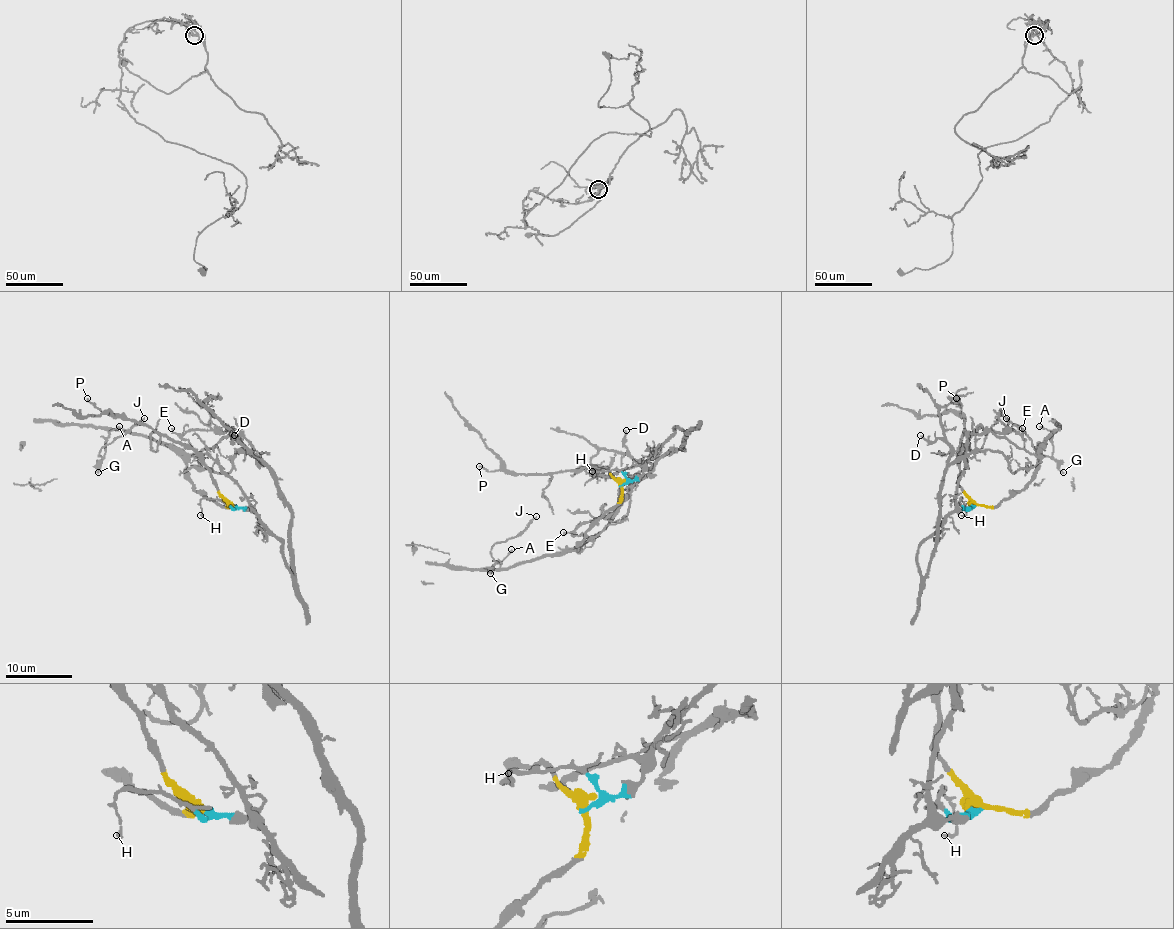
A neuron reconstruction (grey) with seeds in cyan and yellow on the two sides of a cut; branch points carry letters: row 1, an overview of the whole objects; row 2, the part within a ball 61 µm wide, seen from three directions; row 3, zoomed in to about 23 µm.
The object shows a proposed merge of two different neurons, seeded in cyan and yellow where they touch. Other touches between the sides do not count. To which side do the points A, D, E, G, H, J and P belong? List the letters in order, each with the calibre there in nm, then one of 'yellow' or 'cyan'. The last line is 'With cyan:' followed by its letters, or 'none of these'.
A: calibre 170 nm; yellow
D: calibre 170 nm; cyan
E: calibre 140 nm; cyan
G: calibre 130 nm; yellow
H: calibre 170 nm; cyan
J: calibre 140 nm; yellow
P: calibre 170 nm; yellow
With cyan: D, E, H

